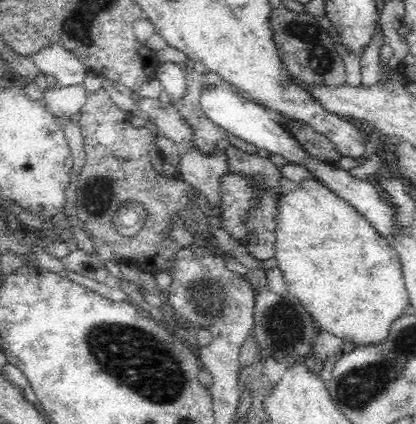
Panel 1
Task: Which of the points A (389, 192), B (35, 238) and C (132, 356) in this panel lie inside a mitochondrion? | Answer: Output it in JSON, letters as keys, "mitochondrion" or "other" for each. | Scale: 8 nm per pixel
{"A":"other","B":"other","C":"mitochondrion"}

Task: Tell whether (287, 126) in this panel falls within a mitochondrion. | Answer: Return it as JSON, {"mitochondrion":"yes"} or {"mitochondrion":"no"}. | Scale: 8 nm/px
{"mitochondrion":"no"}

